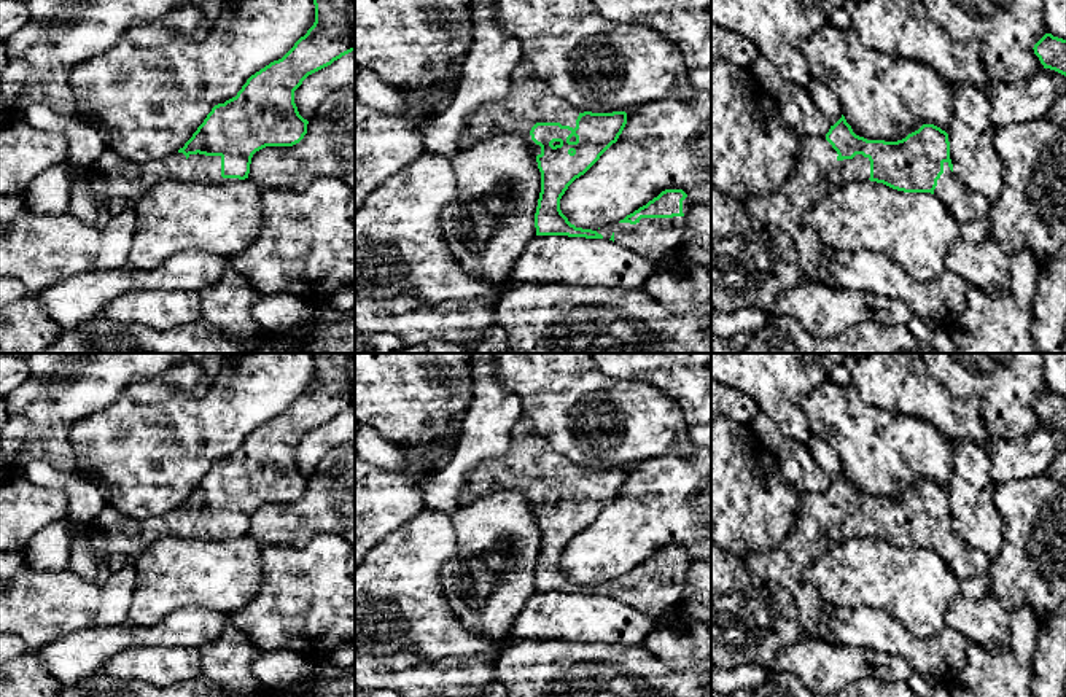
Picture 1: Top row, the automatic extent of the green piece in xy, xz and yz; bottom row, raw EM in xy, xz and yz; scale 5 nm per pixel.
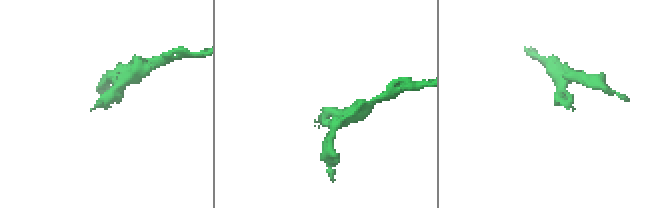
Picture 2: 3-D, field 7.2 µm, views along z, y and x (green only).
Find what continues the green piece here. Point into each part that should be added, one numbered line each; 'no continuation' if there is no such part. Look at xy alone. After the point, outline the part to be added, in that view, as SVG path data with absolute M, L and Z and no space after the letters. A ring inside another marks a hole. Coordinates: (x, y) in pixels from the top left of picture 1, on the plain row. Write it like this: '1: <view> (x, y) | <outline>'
1: xy (110, 532) | M103 508L102 512L88 525L88 536L97 562L115 554L123 554L127 560L137 559L150 544L164 536L205 538L205 539L234 539L239 535L221 533L221 512L173 509L161 517L134 520L116 509Z

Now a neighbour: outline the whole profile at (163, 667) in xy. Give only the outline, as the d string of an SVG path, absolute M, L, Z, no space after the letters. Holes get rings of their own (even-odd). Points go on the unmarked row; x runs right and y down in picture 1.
M135 648L115 654L103 667L113 679L170 686L204 675L197 648Z

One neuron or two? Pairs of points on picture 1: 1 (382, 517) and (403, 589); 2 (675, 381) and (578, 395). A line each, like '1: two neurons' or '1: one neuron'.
1: two neurons
2: two neurons

